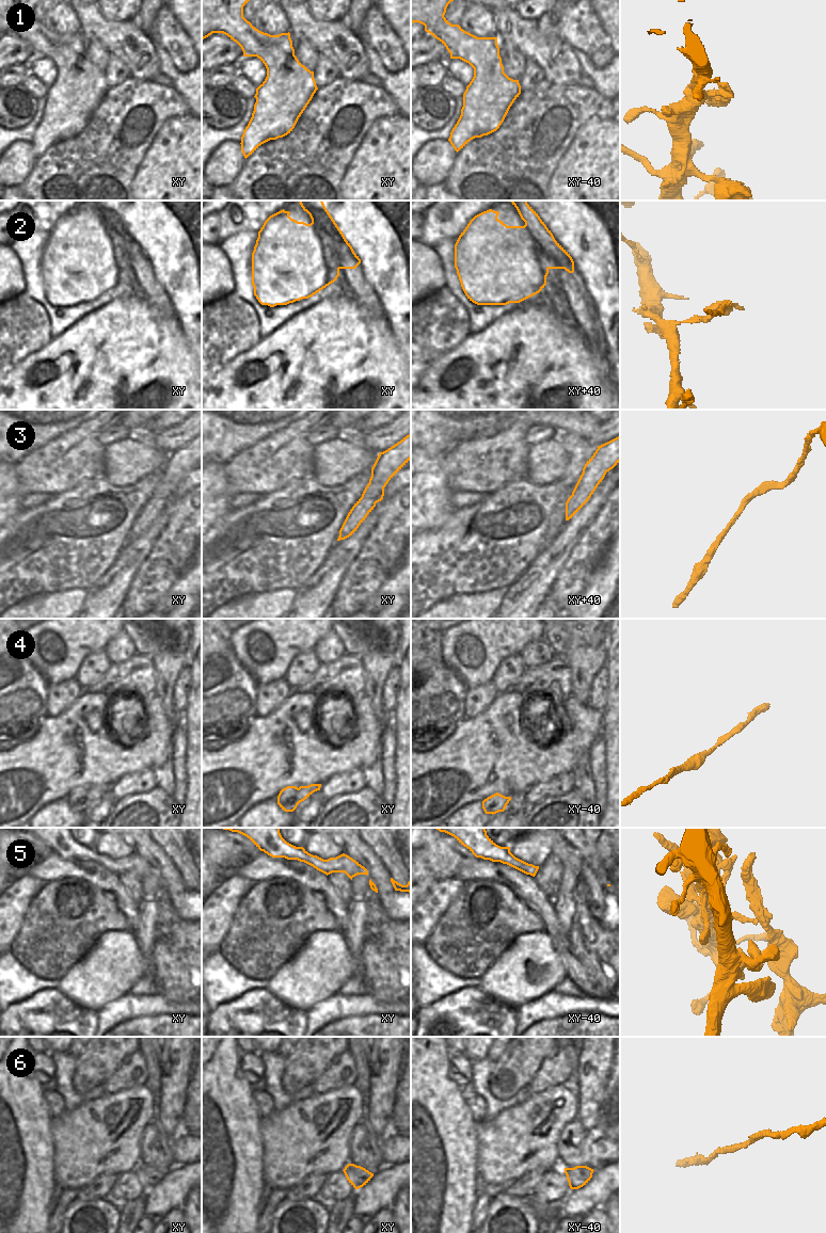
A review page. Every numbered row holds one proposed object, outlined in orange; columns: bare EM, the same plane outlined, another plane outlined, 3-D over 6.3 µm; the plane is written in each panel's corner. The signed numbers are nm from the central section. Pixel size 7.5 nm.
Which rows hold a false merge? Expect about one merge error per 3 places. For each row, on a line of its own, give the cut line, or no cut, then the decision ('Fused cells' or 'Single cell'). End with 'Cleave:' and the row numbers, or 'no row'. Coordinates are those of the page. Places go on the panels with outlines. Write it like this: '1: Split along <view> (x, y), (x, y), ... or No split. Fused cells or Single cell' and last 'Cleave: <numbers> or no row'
1: No split. Single cell
2: Split along xy (312, 221), (317, 227), (323, 245), (339, 268). Fused cells
3: No split. Single cell
4: No split. Single cell
5: Split along xy (374, 883), (370, 885). Fused cells
6: No split. Single cell
Cleave: 2, 5

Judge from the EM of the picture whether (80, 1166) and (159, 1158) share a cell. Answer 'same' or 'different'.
different

